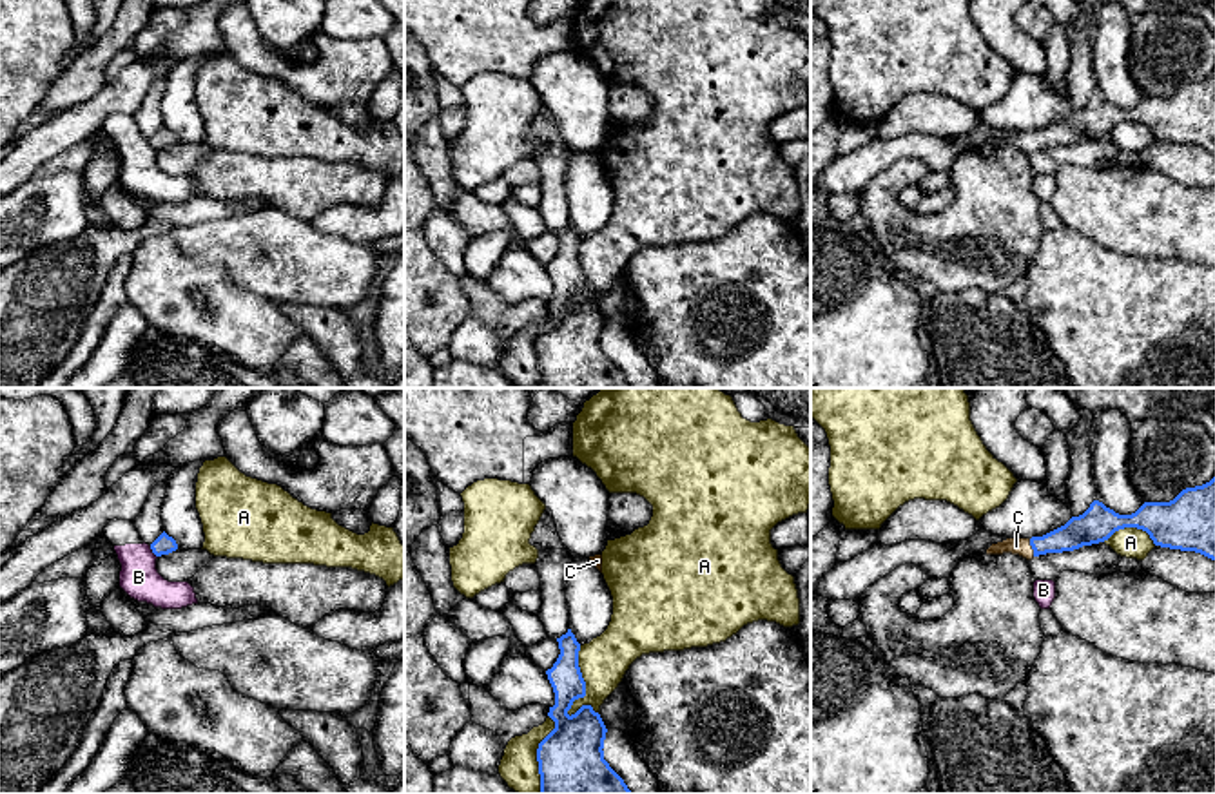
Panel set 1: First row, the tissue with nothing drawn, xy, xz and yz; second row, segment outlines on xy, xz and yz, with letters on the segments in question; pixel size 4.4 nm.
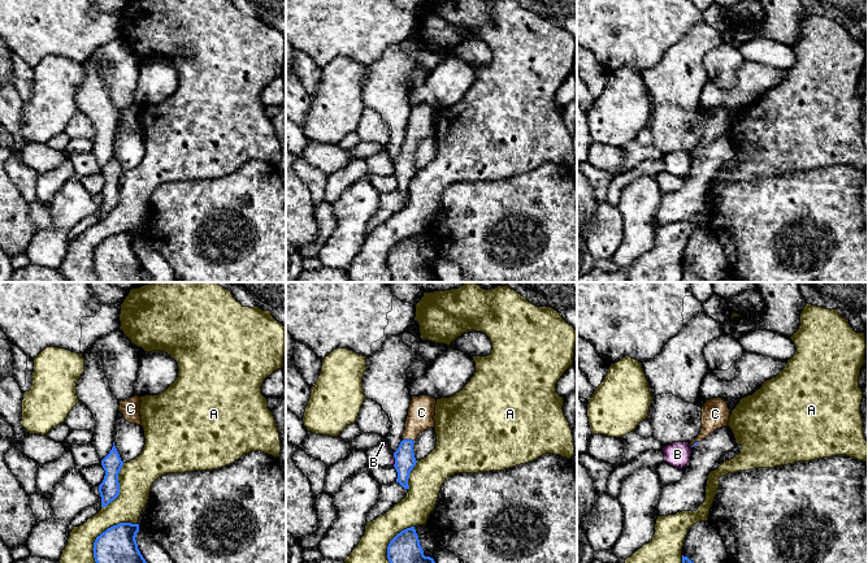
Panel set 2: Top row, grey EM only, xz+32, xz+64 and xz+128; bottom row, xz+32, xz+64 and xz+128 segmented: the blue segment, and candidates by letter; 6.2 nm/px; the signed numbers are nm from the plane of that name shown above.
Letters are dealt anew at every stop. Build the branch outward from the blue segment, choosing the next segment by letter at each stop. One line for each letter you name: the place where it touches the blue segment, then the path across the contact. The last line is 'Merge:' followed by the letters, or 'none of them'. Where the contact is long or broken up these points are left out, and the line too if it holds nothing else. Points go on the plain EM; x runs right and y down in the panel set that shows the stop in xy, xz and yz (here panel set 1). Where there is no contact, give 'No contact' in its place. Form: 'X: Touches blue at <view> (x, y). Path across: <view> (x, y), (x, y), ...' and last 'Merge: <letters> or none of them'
C: Touches blue at yz (1032, 142). Path across: yz (1085, 124), (1032, 142), (1016, 140)
Merge: C

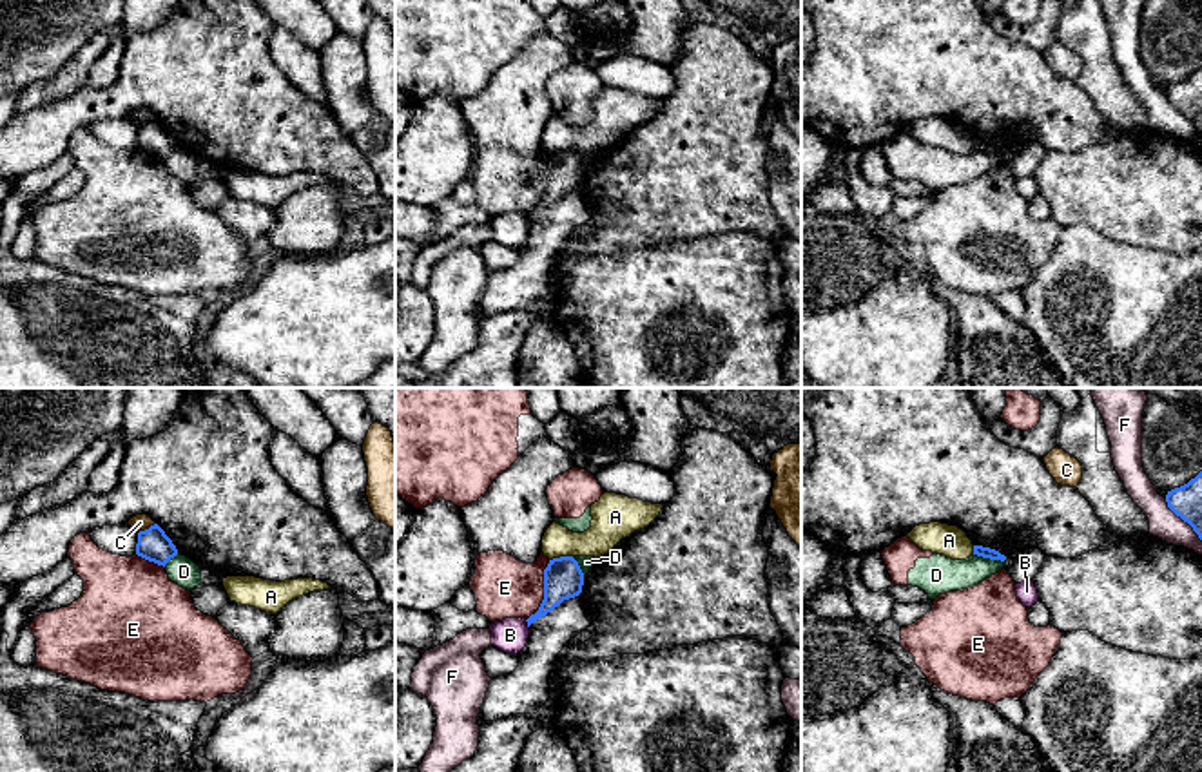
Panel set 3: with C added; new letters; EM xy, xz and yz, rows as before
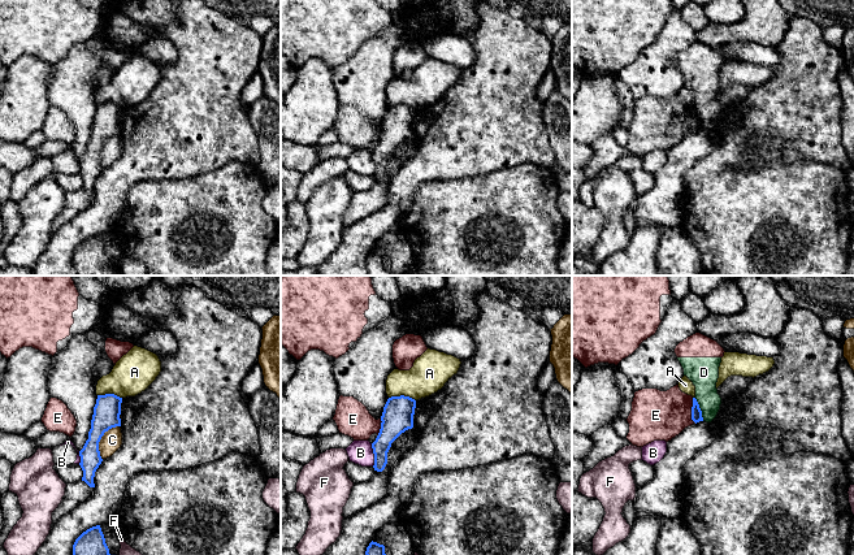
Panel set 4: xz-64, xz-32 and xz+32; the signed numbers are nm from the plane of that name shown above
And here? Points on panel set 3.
Merge: none of them

